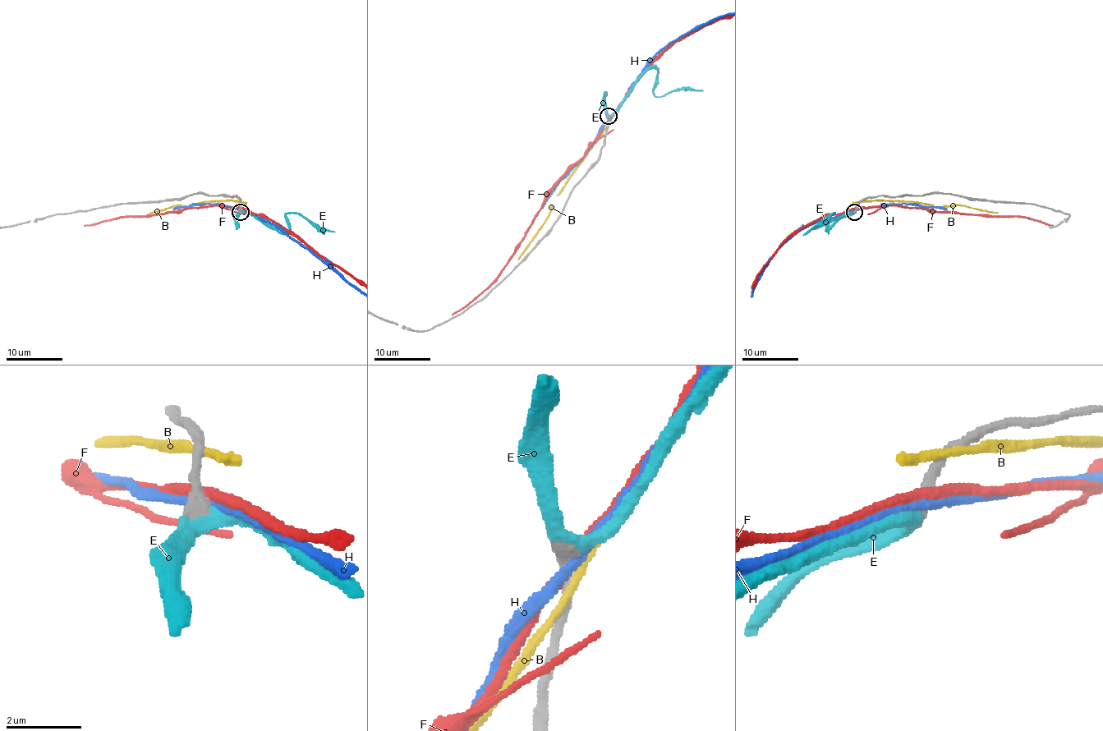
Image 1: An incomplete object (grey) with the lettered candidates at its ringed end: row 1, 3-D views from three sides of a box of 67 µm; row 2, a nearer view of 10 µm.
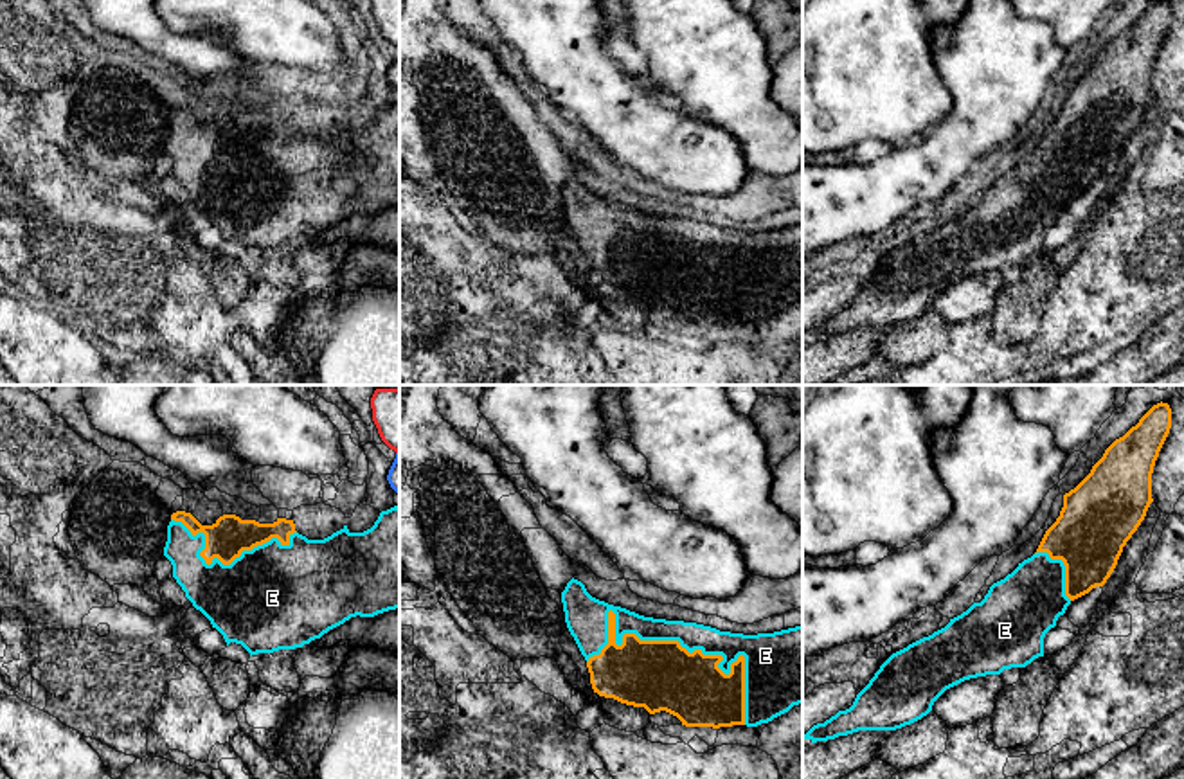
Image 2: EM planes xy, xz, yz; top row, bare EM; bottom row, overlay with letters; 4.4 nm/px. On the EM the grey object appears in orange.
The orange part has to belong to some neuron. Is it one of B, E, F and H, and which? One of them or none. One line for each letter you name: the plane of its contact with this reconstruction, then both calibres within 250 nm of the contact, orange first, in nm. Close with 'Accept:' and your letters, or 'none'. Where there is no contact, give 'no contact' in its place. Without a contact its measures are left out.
E: xz | 320/130 nm
Accept: E

